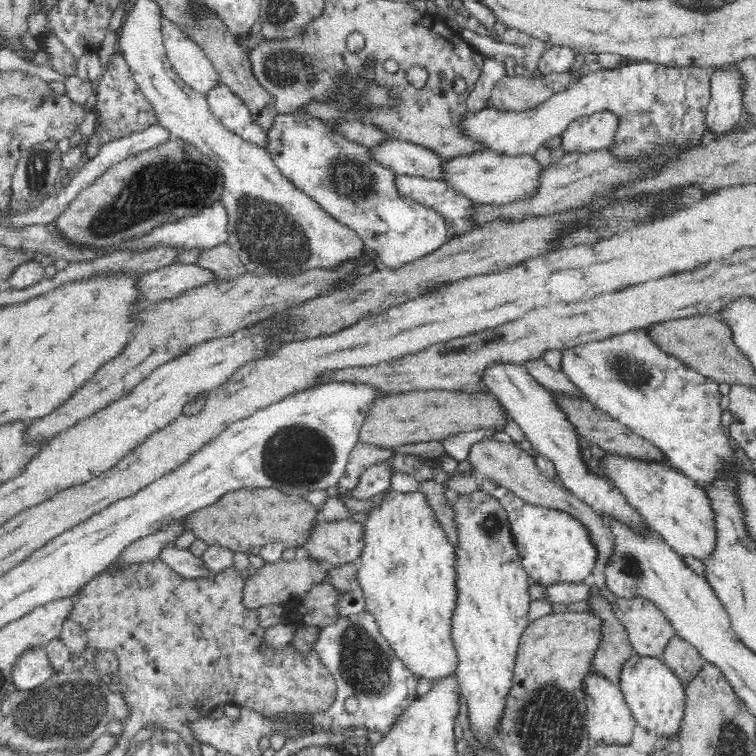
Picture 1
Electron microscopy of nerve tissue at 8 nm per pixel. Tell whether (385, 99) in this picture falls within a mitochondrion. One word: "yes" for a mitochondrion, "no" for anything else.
yes

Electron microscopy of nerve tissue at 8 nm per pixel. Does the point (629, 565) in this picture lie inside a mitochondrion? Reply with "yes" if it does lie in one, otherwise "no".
yes

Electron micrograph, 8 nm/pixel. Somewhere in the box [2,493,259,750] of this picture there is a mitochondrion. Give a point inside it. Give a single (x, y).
(64, 706)

